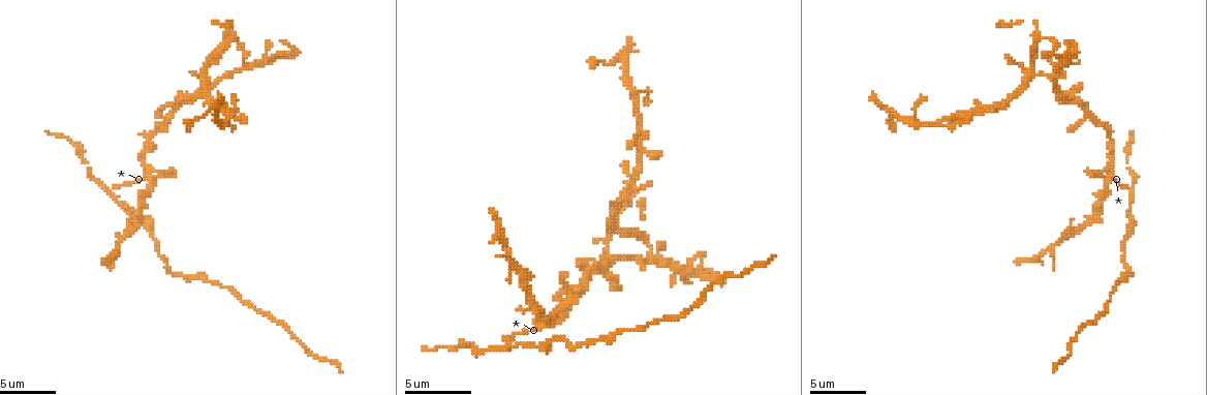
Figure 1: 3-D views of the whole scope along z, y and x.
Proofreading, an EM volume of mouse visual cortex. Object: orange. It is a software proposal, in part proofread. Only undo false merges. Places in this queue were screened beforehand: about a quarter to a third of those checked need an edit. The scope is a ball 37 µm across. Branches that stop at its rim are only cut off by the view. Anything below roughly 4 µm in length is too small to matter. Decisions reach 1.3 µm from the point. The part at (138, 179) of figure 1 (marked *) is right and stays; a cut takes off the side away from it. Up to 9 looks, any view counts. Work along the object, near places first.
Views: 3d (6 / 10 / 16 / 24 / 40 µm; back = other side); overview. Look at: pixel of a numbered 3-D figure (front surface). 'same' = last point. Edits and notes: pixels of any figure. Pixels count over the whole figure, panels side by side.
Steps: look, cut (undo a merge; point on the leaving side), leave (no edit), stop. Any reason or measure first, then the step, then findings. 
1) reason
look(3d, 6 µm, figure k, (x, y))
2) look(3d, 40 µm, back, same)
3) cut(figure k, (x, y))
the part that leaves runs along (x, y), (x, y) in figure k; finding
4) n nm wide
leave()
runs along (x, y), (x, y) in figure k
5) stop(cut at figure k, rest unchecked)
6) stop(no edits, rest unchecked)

side arm on a straight run
look(3d, 10 µm, figure 1, (1133, 192))

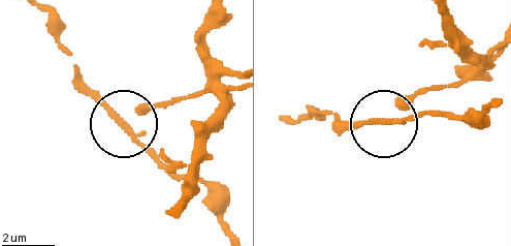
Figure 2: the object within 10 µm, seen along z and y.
leave()
runs along (191, 93), (118, 122), (75, 82) in figure 2; one cell here

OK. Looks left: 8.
thick turns thin
look(3d, 6 µm, figure 1, (1129, 236))

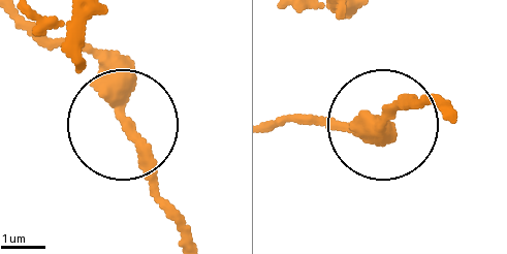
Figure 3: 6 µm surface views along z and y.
300 nm wide
leave()
continuous, no second cell

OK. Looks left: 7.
three arms meet
look(3d, 10 µm, figure 1, (929, 124))

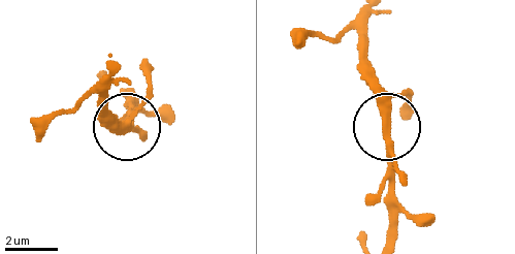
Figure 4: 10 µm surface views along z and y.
leave()
runs along (386, 240), (388, 100), (371, 68) in figure 4; continuous, no second cell

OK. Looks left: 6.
looks like a crossing
look(3d, 10 µm, figure 1, (1031, 71))

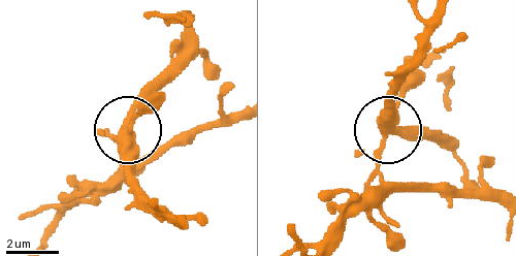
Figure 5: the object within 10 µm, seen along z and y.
zoom in
look(3d, 6 µm, same)

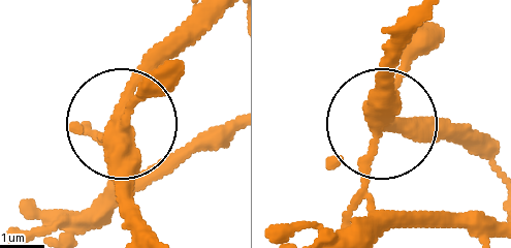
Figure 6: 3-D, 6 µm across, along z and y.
side arm 10 µm
leave()
runs along (100, 191), (122, 102), (192, 29) in figure 6; continuous, no second cell

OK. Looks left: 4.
stop(no edits, rest unchecked)

